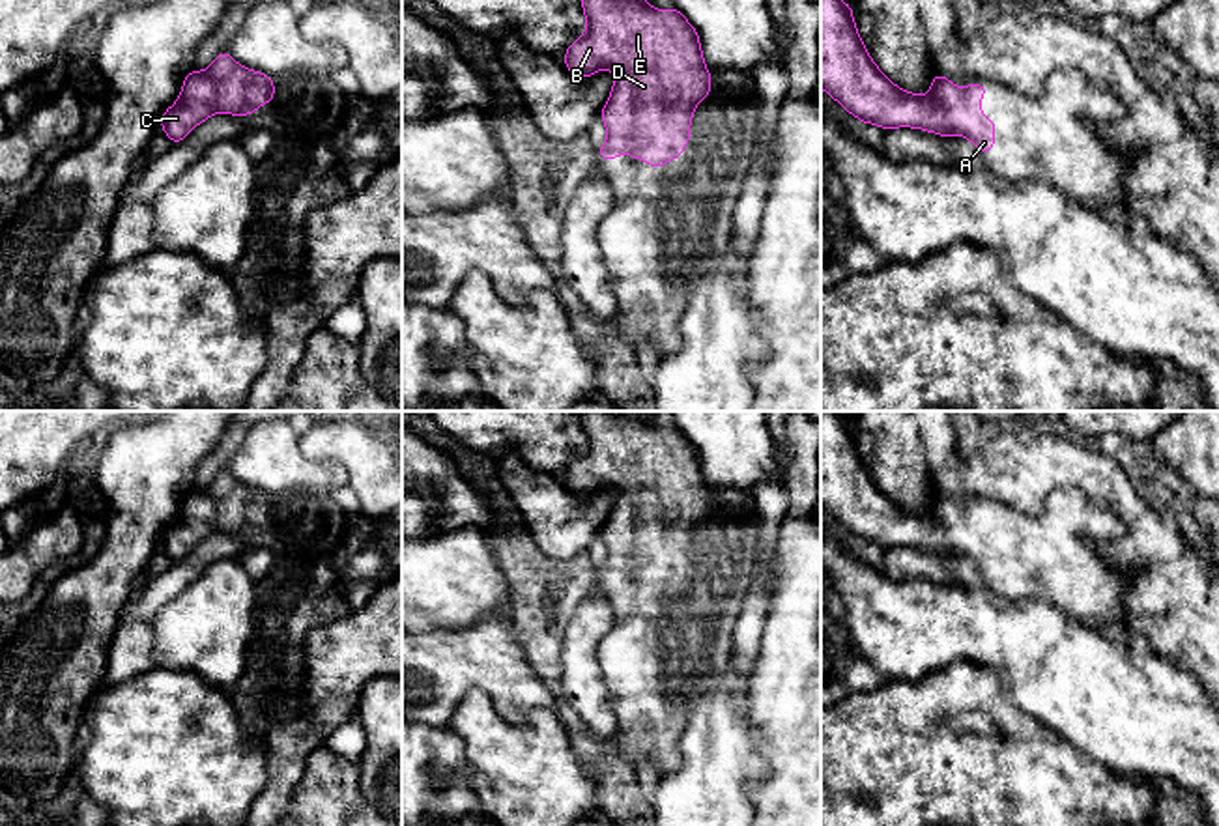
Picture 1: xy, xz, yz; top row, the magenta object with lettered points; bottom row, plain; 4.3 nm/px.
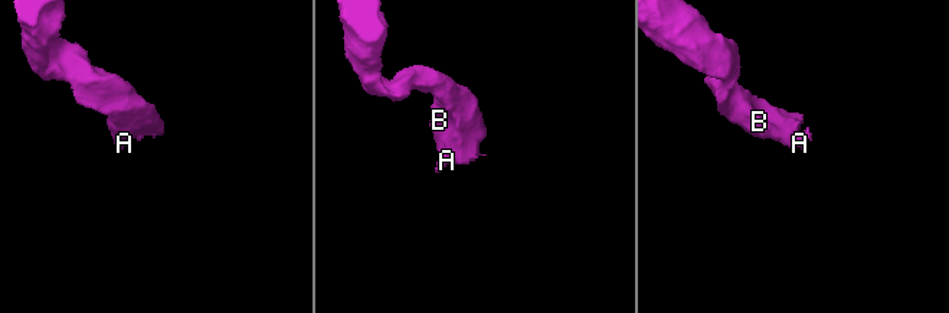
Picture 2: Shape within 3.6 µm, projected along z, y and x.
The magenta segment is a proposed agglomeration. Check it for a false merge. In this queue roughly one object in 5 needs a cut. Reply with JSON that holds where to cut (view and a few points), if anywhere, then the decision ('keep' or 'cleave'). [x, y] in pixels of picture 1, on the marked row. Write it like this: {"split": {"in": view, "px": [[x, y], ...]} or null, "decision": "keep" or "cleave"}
{"split": null, "decision": "keep"}

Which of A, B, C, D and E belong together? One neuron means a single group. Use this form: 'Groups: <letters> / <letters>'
Groups: A B C D E

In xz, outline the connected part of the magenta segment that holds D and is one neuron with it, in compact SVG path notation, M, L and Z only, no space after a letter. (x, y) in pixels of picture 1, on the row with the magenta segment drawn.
M581 0L585 32L565 50L565 65L580 78L611 69L613 88L600 120L608 138L596 150L600 159L615 159L624 151L643 159L647 166L666 166L681 159L690 144L694 108L710 93L699 36L677 9L653 9L649 0Z

